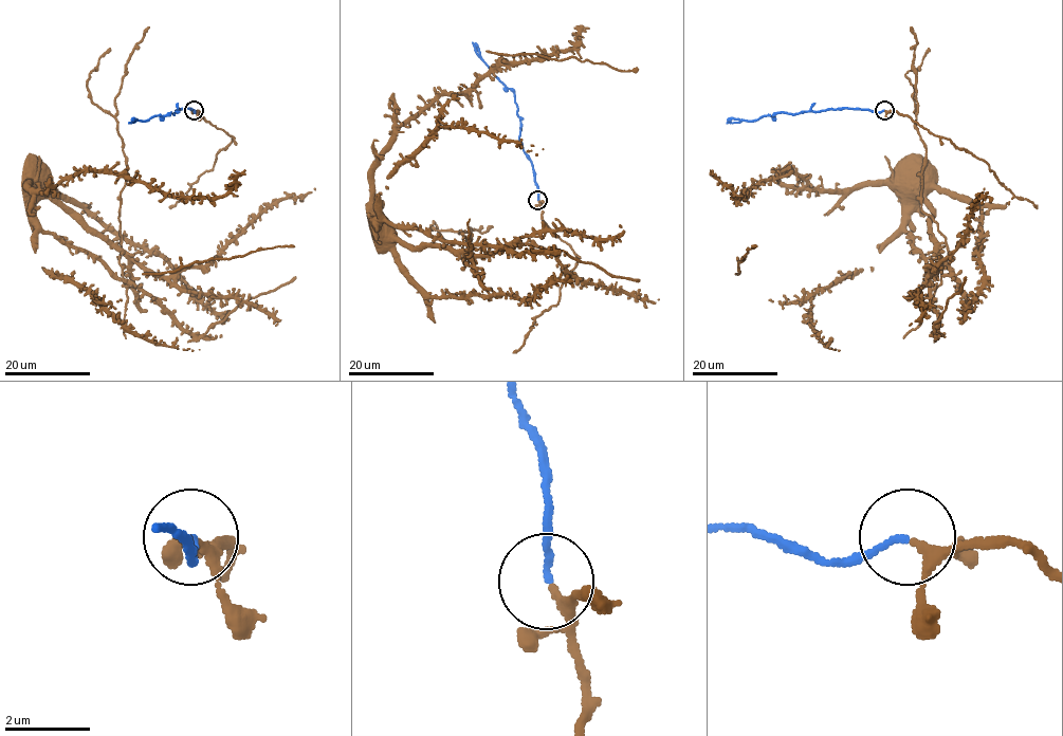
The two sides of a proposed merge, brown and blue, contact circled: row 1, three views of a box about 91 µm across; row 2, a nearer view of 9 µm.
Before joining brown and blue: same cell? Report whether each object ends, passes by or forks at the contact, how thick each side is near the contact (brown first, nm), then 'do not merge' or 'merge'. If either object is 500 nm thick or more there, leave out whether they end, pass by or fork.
brown forks; blue ends; calibres 150 and 140 nm; merge

